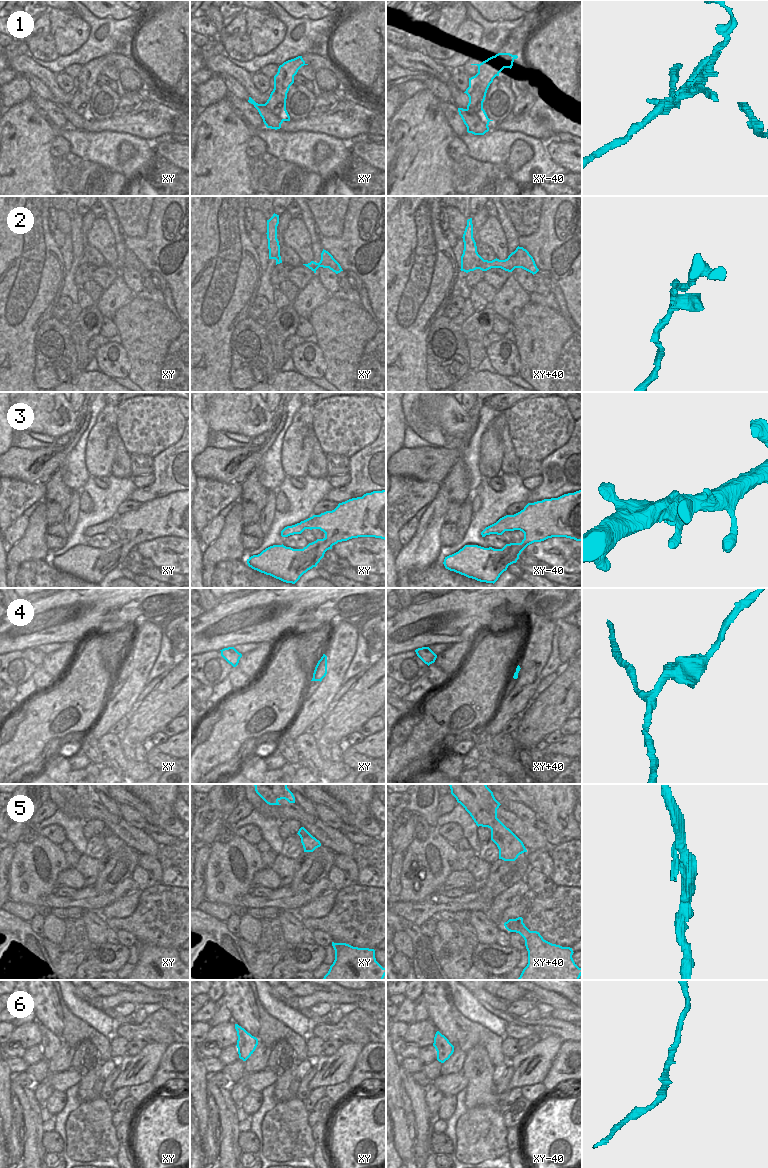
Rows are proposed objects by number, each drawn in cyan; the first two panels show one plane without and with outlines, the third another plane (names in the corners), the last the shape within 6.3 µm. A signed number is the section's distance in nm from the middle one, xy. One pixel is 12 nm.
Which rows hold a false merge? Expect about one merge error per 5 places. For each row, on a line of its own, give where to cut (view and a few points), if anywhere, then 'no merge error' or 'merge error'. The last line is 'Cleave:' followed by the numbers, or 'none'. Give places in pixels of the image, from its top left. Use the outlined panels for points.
1: cut in xy-40 along (474, 92), (481, 101), (481, 108), (477, 115), (487, 125); merge error
2: no cut; no merge error
3: no cut; no merge error
4: no cut; no merge error
5: no cut; no merge error
6: no cut; no merge error
Cleave: 1

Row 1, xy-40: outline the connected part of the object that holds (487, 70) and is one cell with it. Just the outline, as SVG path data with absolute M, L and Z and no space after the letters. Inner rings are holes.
M498 53L495 56L488 58L480 64L471 64L478 66L478 73L469 78L469 87L464 93L469 97L469 103L467 109L471 110L473 94L477 93L478 99L482 101L482 108L477 112L481 120L489 125L490 120L483 109L483 102L485 97L483 96L484 92L487 92L490 84L493 82L493 79L496 76L499 76L499 73L504 68L512 68L513 62L517 59L517 55L512 55L510 53Z

